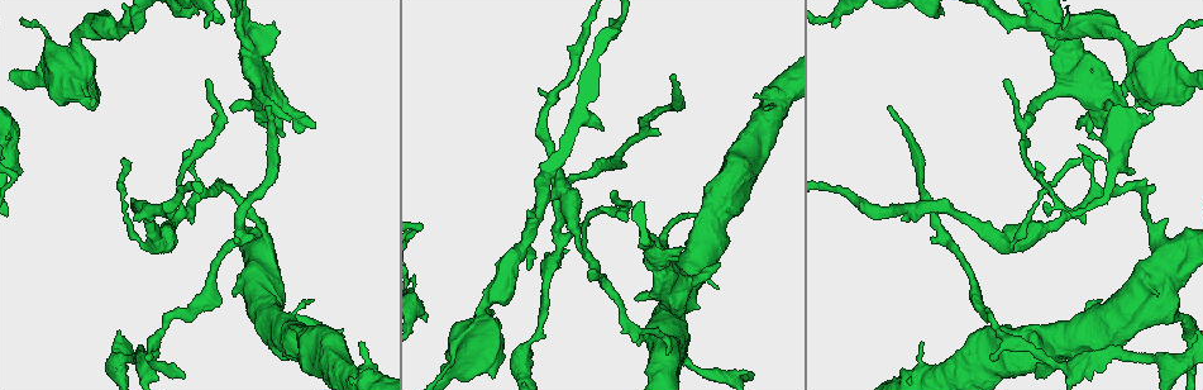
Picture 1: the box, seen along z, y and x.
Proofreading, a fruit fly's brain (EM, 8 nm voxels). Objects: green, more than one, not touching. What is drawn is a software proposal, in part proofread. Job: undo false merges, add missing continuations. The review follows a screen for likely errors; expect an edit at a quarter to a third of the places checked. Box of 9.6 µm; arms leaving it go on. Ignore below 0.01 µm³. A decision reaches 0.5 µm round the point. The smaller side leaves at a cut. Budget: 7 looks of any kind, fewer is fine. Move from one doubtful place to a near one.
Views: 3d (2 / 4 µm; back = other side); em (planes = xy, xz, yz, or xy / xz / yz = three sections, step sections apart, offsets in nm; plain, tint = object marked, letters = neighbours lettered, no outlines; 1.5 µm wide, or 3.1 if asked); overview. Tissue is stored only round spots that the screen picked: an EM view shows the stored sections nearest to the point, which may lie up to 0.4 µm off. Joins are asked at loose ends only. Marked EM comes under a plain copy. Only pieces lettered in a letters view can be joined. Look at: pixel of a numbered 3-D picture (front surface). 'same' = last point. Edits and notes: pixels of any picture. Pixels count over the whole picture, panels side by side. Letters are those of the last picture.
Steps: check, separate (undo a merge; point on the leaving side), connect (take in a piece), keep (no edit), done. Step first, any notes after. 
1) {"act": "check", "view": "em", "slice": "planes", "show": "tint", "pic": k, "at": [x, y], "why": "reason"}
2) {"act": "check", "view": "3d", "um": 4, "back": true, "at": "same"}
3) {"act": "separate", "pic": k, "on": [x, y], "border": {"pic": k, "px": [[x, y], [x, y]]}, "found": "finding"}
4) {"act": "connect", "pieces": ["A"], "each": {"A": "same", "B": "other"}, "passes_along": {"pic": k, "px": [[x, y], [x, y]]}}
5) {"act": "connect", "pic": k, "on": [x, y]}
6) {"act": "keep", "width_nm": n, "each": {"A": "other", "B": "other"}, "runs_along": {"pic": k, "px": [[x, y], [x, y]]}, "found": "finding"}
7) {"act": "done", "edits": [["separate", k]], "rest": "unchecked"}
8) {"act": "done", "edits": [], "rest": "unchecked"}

{"act": "check", "view": "3d", "um": 4, "pic": 1, "at": [242, 40], "why": "stops while still wide"}

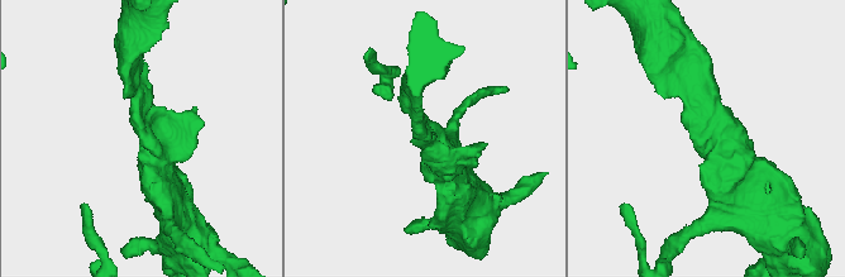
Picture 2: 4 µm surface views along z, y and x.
{"act": "check", "view": "em", "slice": "xy", "step": 4, "show": "letters", "pic": 2, "at": [427, 115], "why": "shape alone is not enough"}

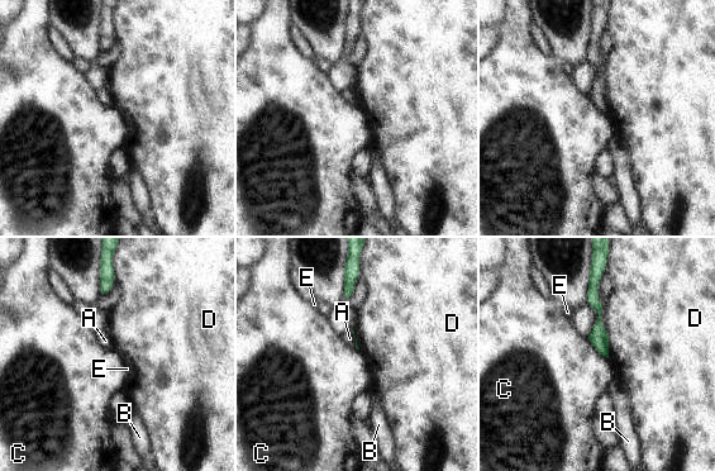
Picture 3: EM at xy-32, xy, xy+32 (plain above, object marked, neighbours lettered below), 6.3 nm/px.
{"act": "keep", "each": {"A": "other", "B": "other", "C": "other", "D": "other", "E": "other"}, "border": {"pic": 3, "px": [[603, 304], [609, 357]]}, "found": "none of them fits"}

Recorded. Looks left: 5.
{"act": "check", "view": "3d", "um": 4, "pic": 1, "at": [1082, 159], "why": "tapers out"}

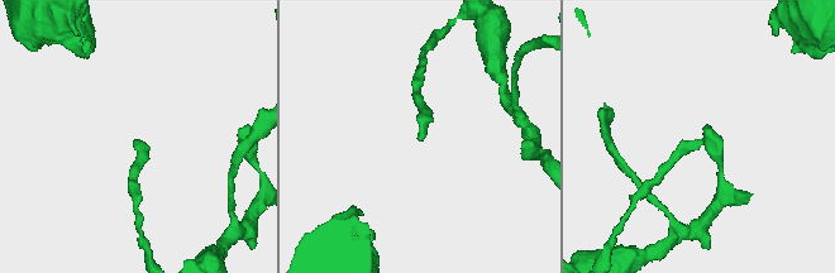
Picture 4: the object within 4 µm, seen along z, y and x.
{"act": "check", "view": "em", "slice": "yz", "step": 4, "show": "tint", "pic": 4, "at": [138, 140]}

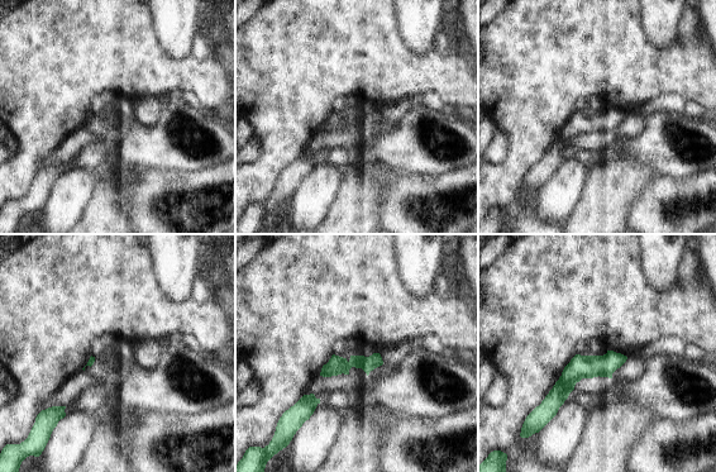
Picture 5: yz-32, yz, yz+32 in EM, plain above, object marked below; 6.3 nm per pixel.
{"act": "check", "view": "em", "slice": "planes", "show": "letters", "at": "same", "why": "cut it another way"}

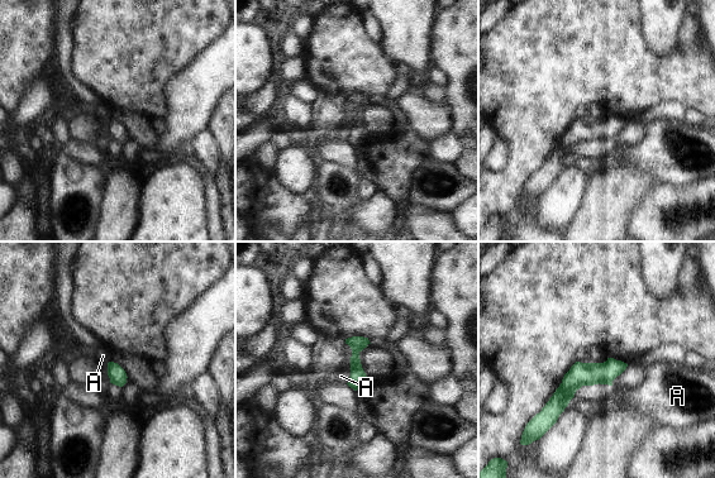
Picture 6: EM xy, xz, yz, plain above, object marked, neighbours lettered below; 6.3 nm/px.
{"act": "keep", "each": {"A": "other"}, "runs_along": {"pic": 6, "px": [[623, 366], [585, 373], [551, 420]]}, "found": "no lettered piece goes on from it"}

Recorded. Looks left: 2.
{"act": "check", "view": "3d", "um": 4, "pic": 1, "at": [18, 172], "why": "thick end"}

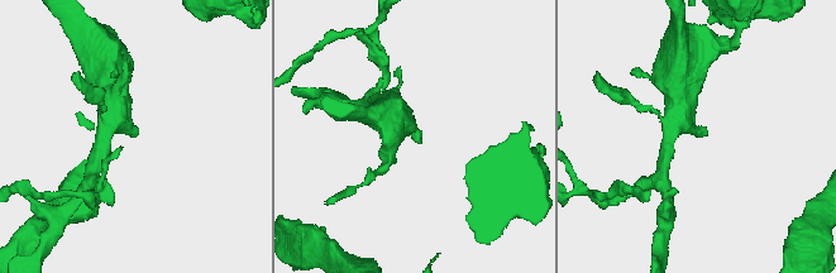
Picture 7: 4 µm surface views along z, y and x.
{"act": "check", "view": "em", "slice": "planes", "show": "letters", "pic": 7, "at": [707, 135]}

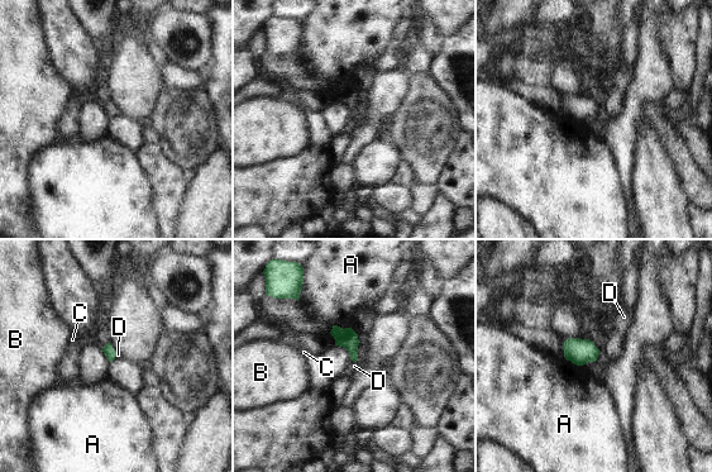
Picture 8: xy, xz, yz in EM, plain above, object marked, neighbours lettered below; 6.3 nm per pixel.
{"act": "connect", "pieces": ["D"], "longest_contact_nm": ["A", 160], "each": {"A": "other", "B": "other", "C": "other", "D": "same"}, "found": "it goes on there"}

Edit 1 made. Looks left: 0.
{"act": "done", "edits": [["connect", 8]], "rest": "unchecked"}

